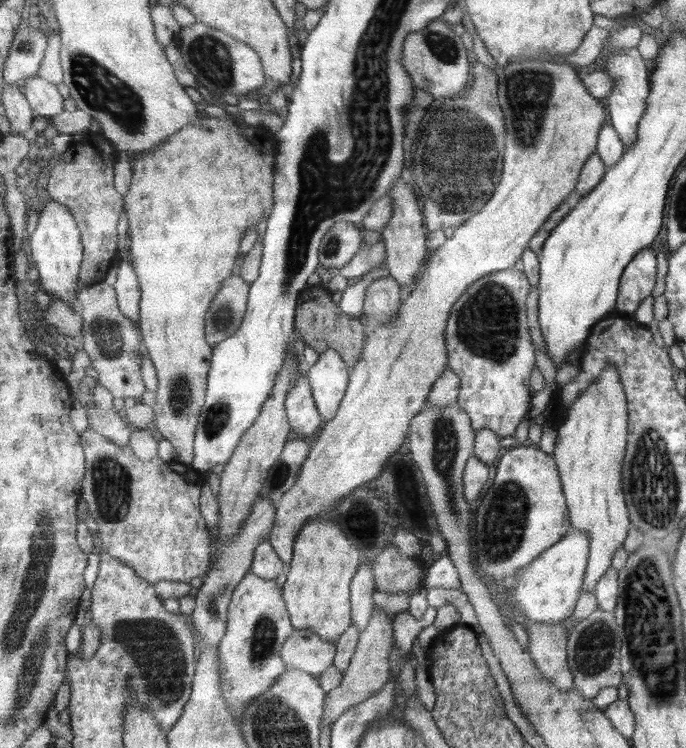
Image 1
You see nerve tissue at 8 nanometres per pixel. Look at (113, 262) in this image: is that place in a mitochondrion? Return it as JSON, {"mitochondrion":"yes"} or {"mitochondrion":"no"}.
{"mitochondrion":"no"}

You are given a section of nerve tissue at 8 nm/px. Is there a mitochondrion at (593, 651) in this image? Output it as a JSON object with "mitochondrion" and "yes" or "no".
{"mitochondrion":"yes"}

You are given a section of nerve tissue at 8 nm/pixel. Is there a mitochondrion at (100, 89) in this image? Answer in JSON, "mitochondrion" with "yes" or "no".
{"mitochondrion":"yes"}

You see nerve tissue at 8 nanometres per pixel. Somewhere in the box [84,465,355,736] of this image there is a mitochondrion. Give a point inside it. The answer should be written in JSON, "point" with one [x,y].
{"point":[156,650]}

